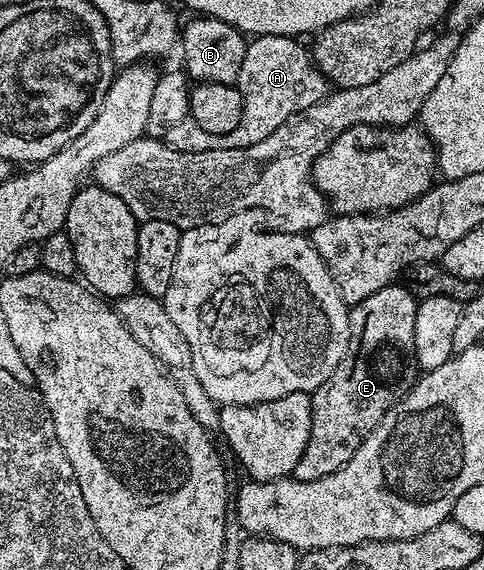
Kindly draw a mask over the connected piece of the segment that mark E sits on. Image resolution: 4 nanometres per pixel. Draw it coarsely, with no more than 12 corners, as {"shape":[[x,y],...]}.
{"shape":[[393,282],[349,311],[311,393],[291,479],[346,466],[410,387],[417,303]]}

